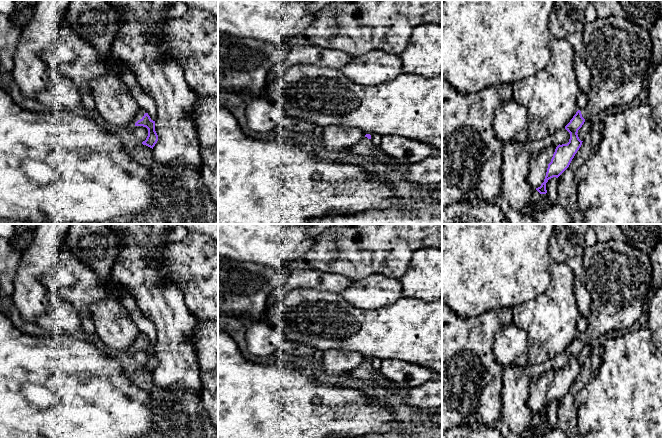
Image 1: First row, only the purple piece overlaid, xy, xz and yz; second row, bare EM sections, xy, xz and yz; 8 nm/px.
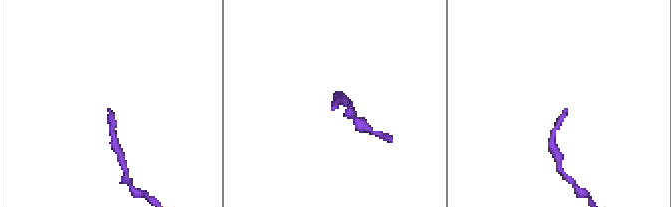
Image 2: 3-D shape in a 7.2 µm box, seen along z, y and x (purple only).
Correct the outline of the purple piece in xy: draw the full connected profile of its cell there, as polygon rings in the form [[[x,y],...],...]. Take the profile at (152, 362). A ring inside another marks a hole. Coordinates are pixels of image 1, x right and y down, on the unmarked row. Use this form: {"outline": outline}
{"outline": [[[139,332],[135,340],[135,350],[143,350],[148,353],[148,360],[142,368],[153,373],[158,365],[158,359],[155,355],[155,345],[150,342],[146,334]]]}

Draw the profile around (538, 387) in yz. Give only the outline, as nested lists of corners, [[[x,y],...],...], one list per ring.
[[[556,366],[530,379],[529,397],[527,405],[533,412],[538,412],[544,406],[548,388],[551,386],[556,371]]]

